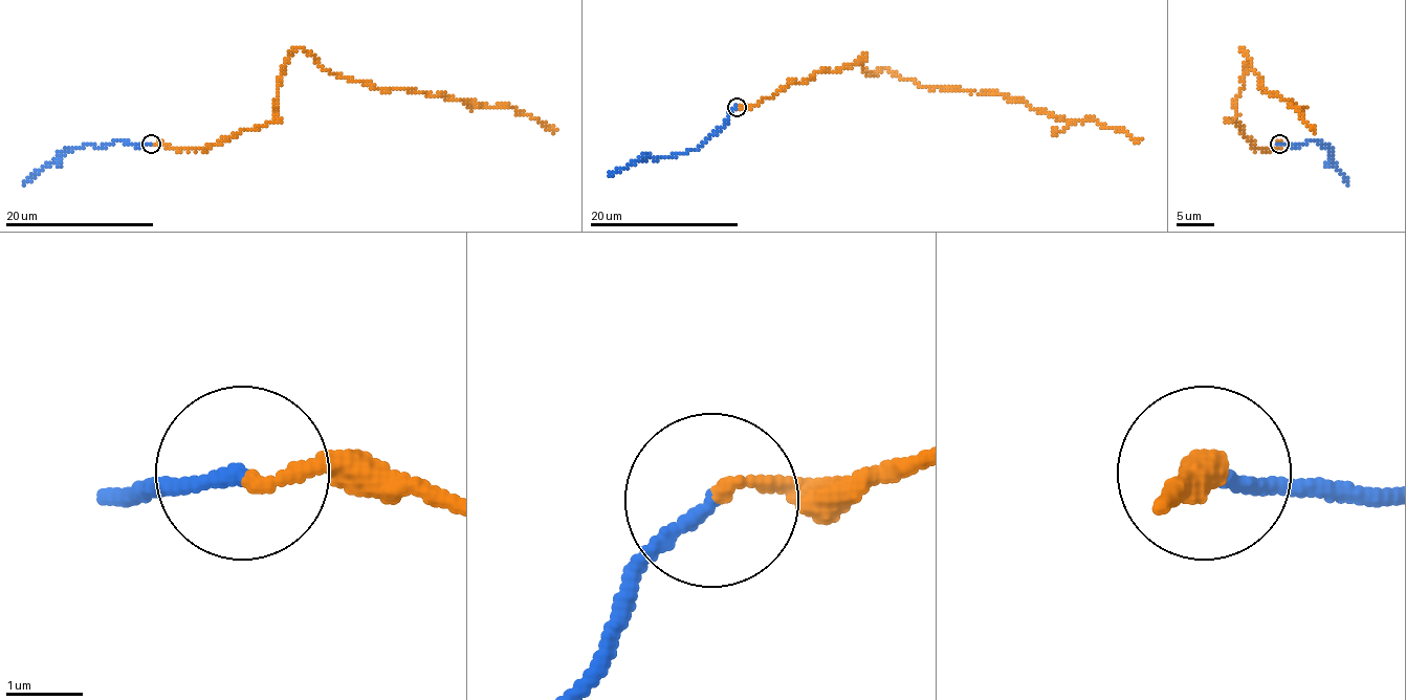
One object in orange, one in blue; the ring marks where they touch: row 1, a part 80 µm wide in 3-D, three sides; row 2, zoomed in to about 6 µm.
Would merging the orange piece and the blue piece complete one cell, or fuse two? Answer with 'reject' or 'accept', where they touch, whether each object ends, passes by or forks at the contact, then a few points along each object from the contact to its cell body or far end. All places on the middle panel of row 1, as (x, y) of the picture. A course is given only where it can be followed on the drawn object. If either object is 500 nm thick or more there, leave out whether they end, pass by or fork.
accept; place (737, 107); orange ends; blue ends; course orange (737, 108), (861, 63), (871, 74), (887, 67), (919, 85), (997, 91), (1055, 117), (1096, 119), (1139, 144); course blue (737, 108), (720, 128), (698, 147), (672, 156), (640, 158), (610, 175)

